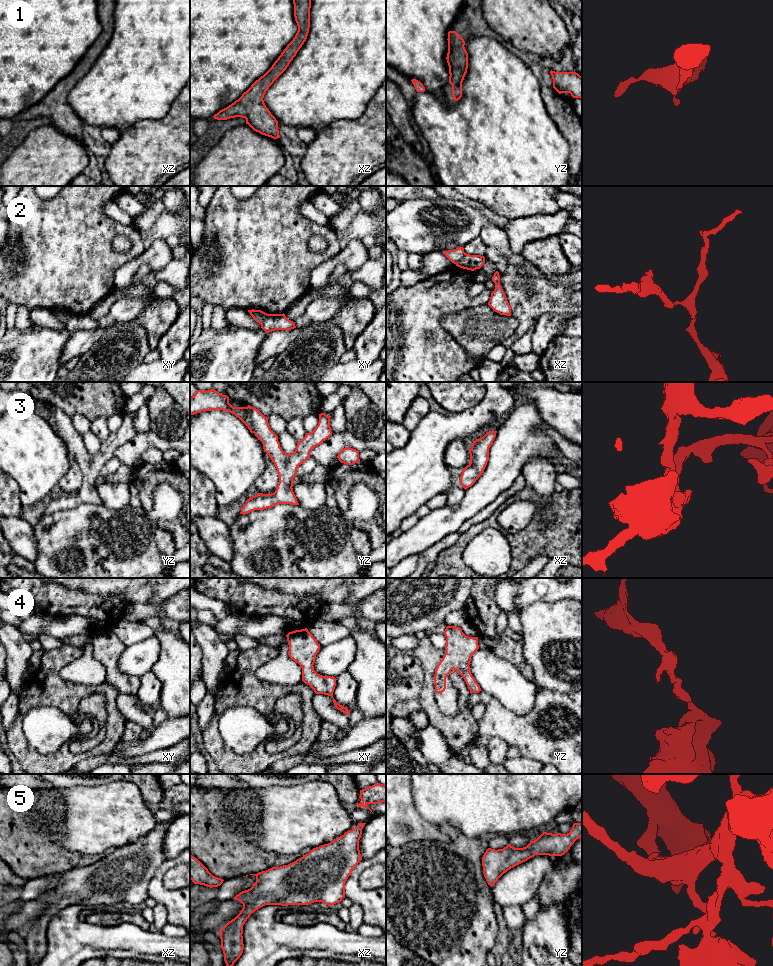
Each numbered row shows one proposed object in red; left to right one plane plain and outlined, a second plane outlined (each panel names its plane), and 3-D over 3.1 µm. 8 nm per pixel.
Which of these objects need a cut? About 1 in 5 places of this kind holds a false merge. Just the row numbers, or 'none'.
2

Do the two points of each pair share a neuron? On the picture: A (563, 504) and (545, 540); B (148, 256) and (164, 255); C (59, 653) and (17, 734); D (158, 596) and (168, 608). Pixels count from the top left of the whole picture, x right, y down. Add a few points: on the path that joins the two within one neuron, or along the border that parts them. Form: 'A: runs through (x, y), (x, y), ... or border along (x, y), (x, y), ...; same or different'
A: runs through (563, 513), (563, 523), (554, 532); same
B: runs through (152, 256), (160, 255); same
C: runs through (49, 675), (44, 692), (37, 693), (22, 712); same
D: border along (179, 591), (160, 603), (140, 602); different

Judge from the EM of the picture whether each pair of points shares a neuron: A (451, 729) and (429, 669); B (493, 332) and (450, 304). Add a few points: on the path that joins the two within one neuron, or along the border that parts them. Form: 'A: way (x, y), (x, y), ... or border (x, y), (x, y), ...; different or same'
A: way (436, 714), (429, 706), (429, 684); same
B: border (482, 304), (468, 306), (446, 314), (440, 323); different

